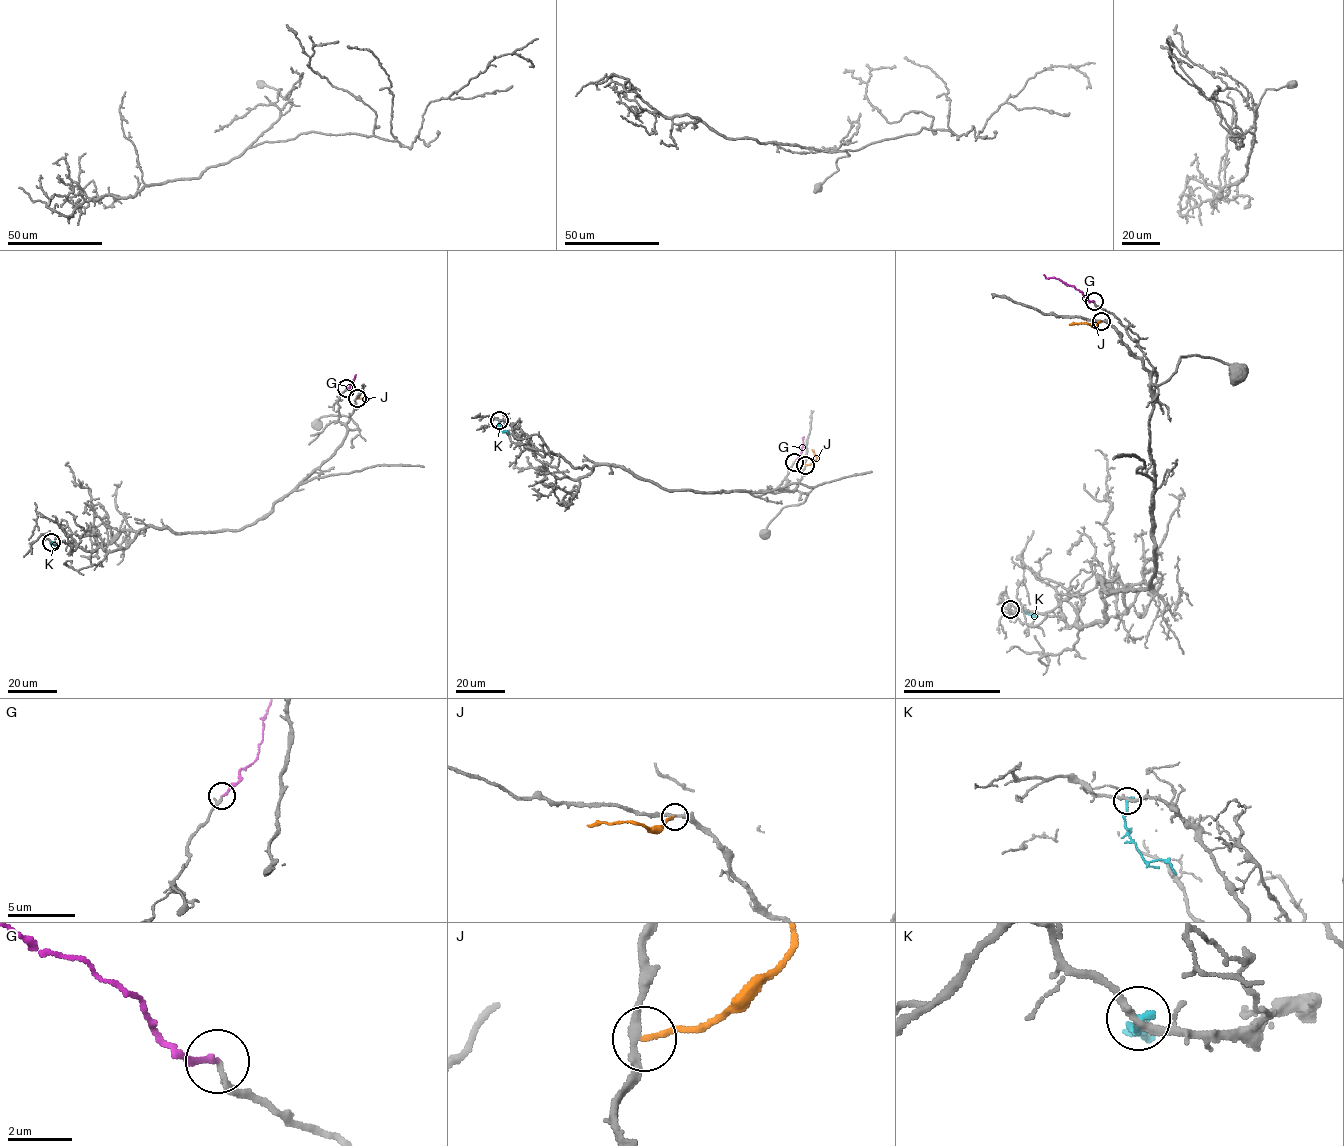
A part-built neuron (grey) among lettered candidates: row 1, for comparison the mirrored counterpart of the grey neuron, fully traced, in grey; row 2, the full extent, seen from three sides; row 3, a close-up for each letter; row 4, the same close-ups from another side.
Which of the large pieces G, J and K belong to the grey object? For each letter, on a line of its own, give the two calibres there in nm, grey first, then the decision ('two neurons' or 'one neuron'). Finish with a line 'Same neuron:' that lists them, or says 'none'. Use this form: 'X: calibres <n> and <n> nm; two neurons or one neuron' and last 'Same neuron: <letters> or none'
G: calibres 200 and 190 nm; one neuron
J: calibres 240 and 180 nm; two neurons
K: calibres 240 and 240 nm; two neurons
Same neuron: G

